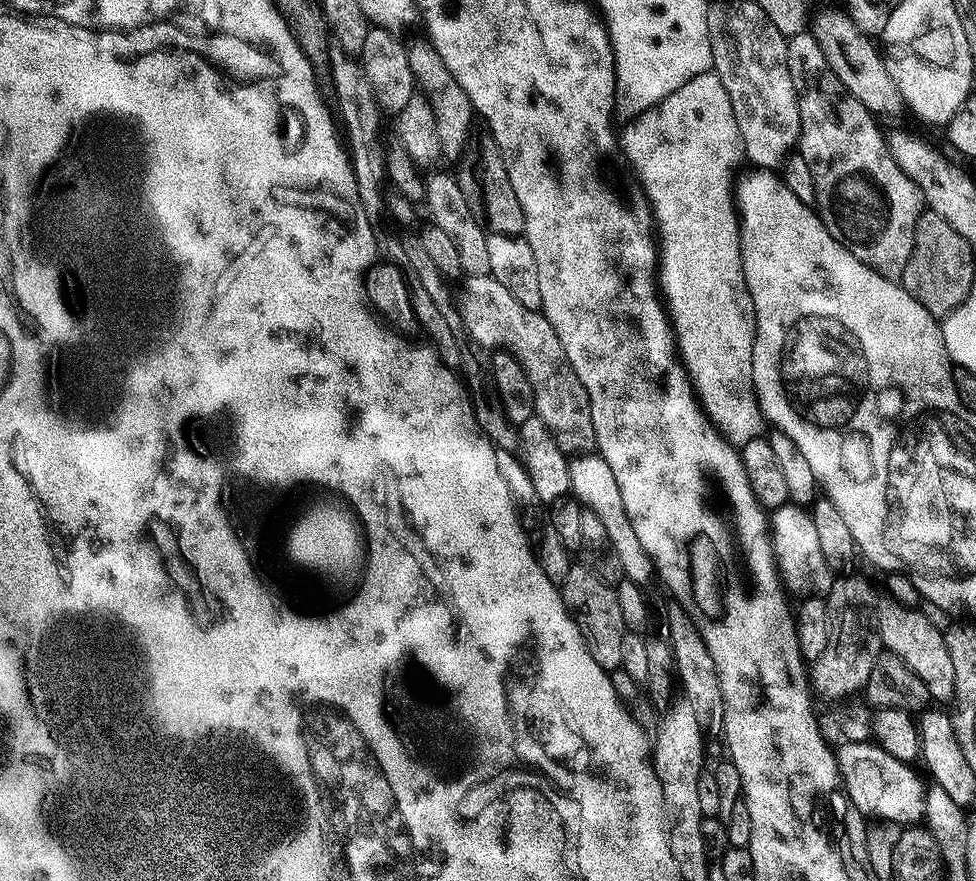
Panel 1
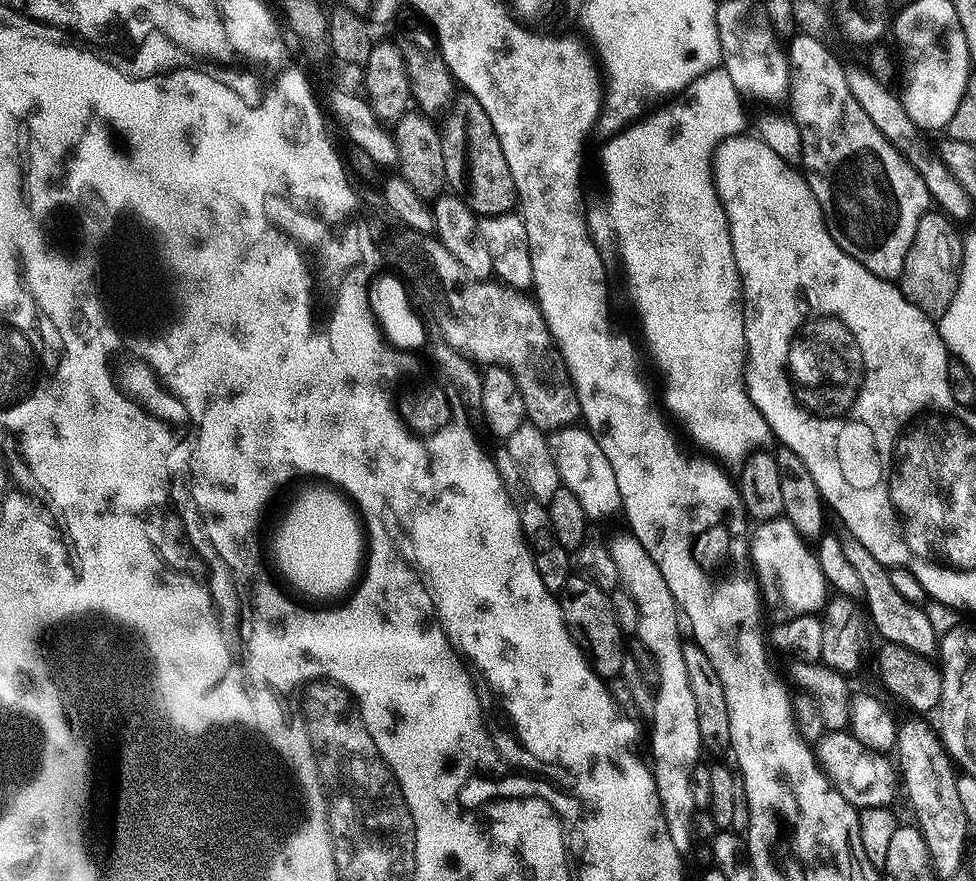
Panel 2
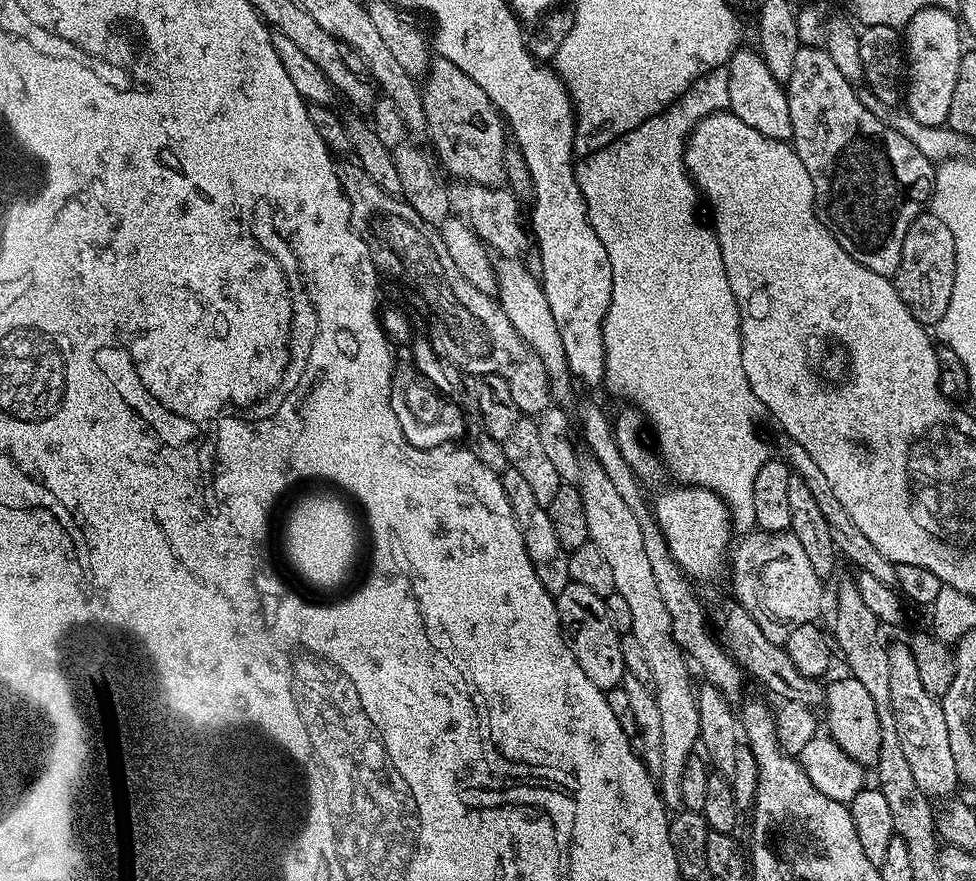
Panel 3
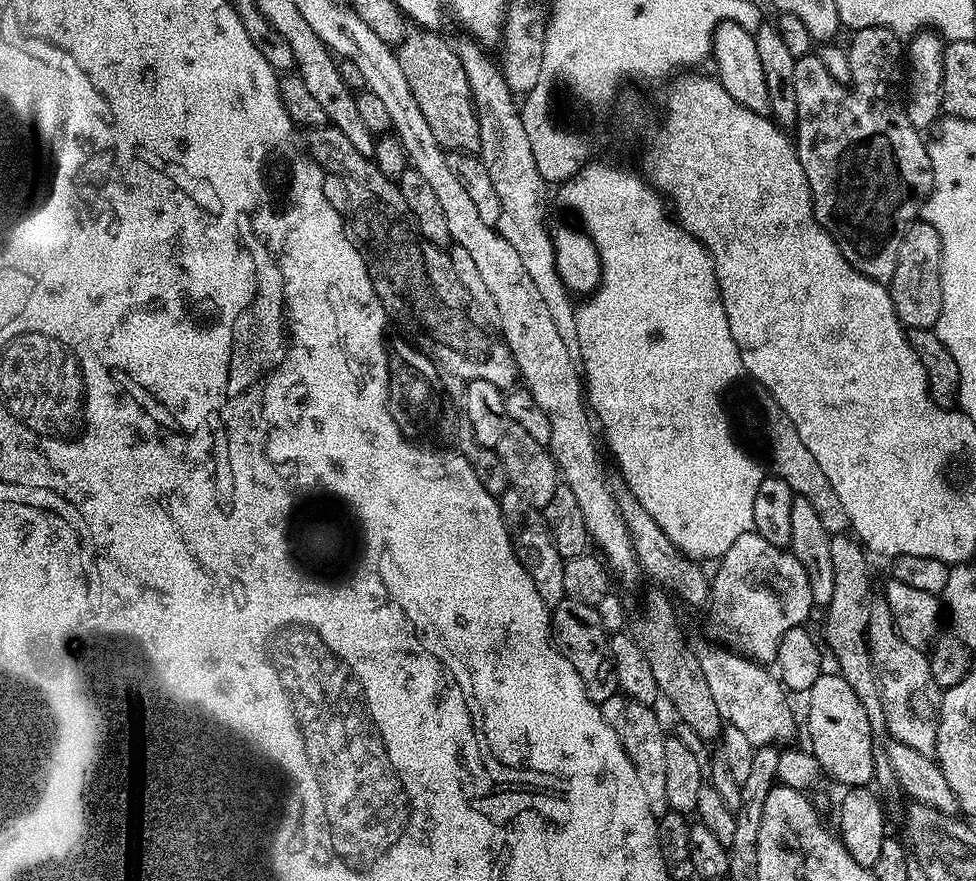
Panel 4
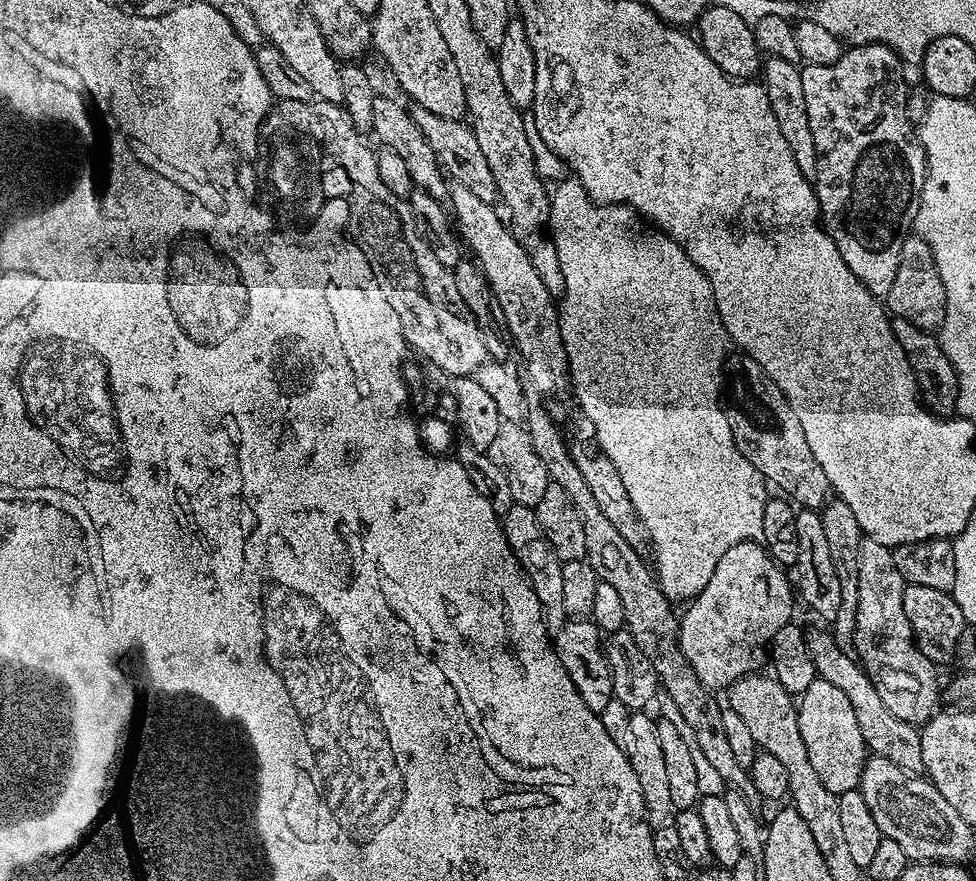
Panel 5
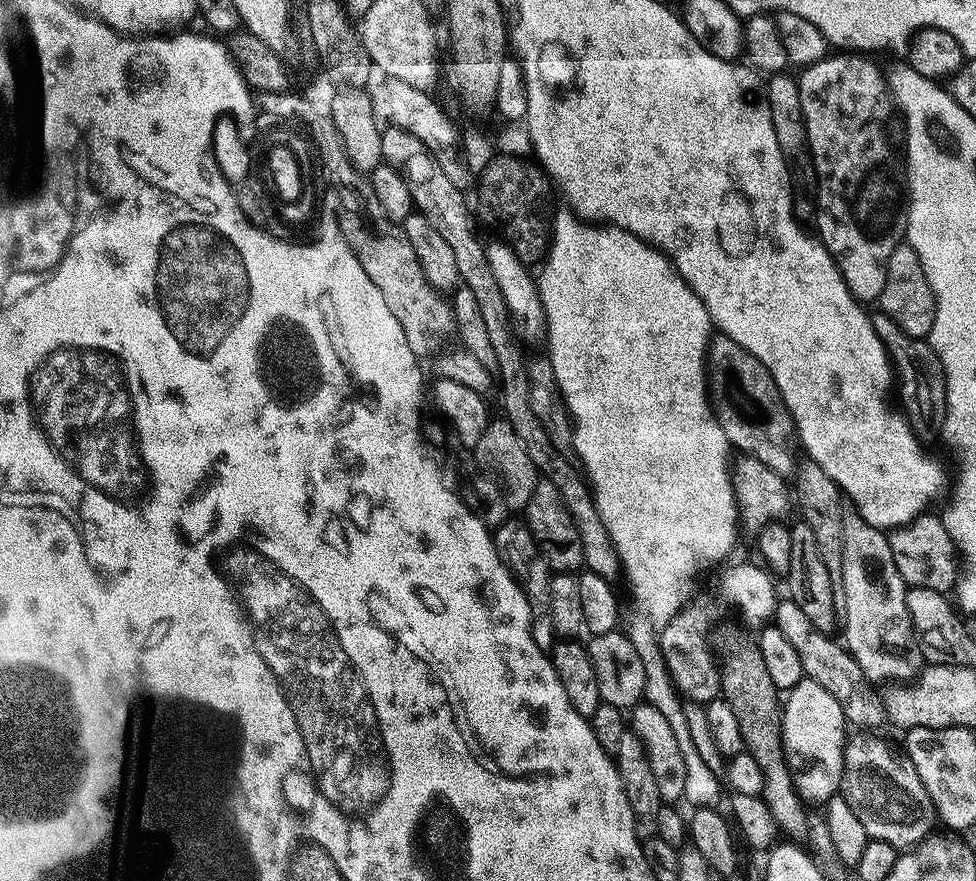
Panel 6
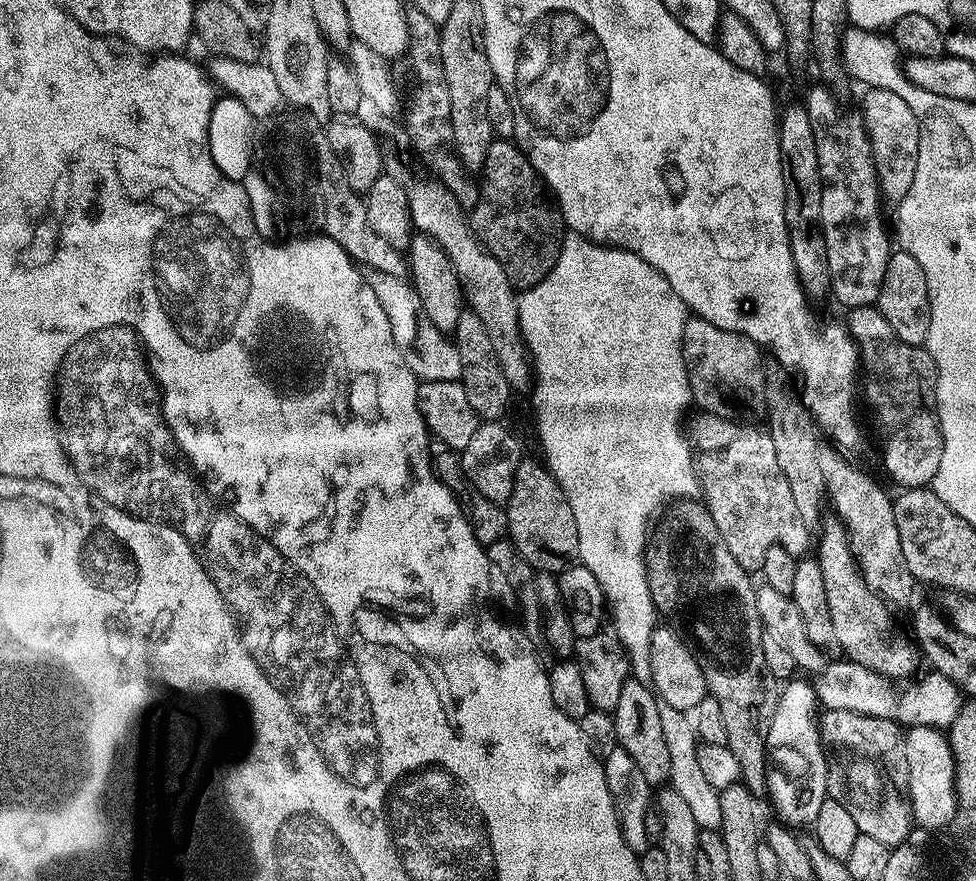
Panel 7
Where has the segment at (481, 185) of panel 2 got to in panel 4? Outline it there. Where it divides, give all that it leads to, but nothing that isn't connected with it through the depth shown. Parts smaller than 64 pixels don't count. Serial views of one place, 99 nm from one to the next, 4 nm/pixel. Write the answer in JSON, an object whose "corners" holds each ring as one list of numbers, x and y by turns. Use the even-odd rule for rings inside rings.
{"corners":[[436,30,405,31,404,39,396,48,396,57,402,64,406,74,406,82,410,82,410,91,418,102,430,130,434,130,434,138,445,150,453,152,480,151,480,131,476,117,476,104,470,94,470,82,466,82,466,70,462,70,462,62,458,62,458,54,451,43,447,44]]}

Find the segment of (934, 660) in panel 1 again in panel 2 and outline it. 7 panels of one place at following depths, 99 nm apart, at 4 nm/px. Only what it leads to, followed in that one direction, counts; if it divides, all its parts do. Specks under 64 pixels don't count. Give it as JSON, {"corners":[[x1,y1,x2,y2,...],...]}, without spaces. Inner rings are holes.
{"corners":[[853,538,845,539,842,550,846,554,846,562,850,562,850,566,854,566,854,571,858,573,864,587,863,597,868,600,867,615,871,623,872,620,876,623,877,630,884,635,883,639,890,643,904,644,922,656,935,657,938,652,938,637,934,626,930,626,930,618,926,618,924,608,919,604,911,604,906,598,902,598,902,594,898,594,898,590,894,590,891,571,882,562,878,562,878,558,874,558,874,554,870,554,870,550,862,546,862,542]]}

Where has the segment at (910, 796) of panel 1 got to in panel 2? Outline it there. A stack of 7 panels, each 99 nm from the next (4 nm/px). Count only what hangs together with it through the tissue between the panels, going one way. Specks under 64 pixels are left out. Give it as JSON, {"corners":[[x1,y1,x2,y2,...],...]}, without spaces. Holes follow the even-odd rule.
{"corners":[[825,731,819,740,815,741,814,751,816,761,820,763,822,771,828,775,828,781,835,786,857,810,870,806,888,806,898,794,898,772,888,761,887,755,870,750,858,738,854,738,851,731]]}

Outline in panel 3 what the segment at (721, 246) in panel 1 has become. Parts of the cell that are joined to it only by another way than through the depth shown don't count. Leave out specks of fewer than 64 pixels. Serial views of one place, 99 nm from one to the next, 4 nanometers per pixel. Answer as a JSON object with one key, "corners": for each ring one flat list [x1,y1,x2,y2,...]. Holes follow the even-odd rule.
{"corners":[[724,66,709,67,706,74,702,74,694,81,692,85,685,90,680,97,675,100,669,108,664,108,656,116,651,116,646,122,642,122,642,126,634,126,634,130,630,130,626,134,622,134,614,142,610,142,606,146,602,146,602,150,598,150,589,156,581,156,575,161,574,167,576,169,576,181,578,182,578,190,582,190,582,198,584,199,584,206,588,210,588,221,594,230,594,234,598,234,598,238,602,242,602,246,606,246,606,254,612,259,612,297,610,298,610,306,604,315,604,325,602,326,602,338,604,339,604,379,603,383,608,384,608,388,616,396,621,396,624,402,627,402,631,407,635,408,645,421,650,425,650,432,656,435,655,447,658,449,659,455,662,457,662,464,665,469,672,471,673,481,679,482,684,486,695,486,698,488,705,488,714,494,718,494,724,500,724,505,728,507,728,513,732,515,732,527,737,533,747,534,756,528,756,519,754,518,754,477,758,475,758,470,762,470,762,466,770,459,770,452,768,452,768,444,764,441,764,436,760,433,760,428,756,423,760,420,761,409,758,407,758,401,754,390,750,386,750,382,746,378,746,370,742,370,742,342,740,341,740,311,736,305,734,294,730,290,730,278,726,278,726,266,722,262,722,250,720,243,716,237,715,231,707,223,700,224,700,220,696,217,696,200,698,204,698,189,691,176,688,175,688,168,684,164,684,145,688,142,688,133,694,130,694,126,702,118,706,118,712,112,722,112,728,108,729,97,729,83,728,70]]}

